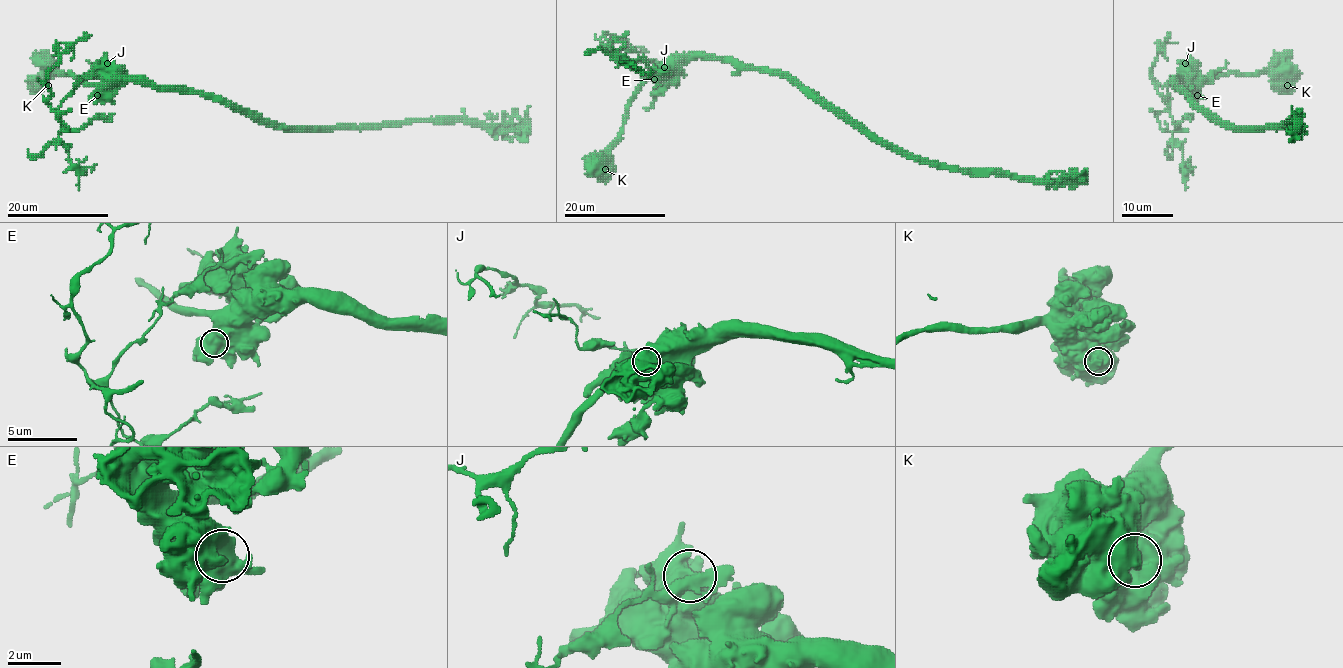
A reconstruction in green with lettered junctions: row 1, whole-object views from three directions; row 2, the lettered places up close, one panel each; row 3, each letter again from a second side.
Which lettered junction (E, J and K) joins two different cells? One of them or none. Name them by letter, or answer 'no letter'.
J

